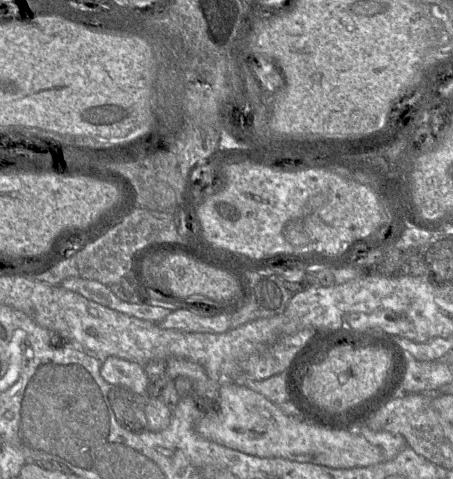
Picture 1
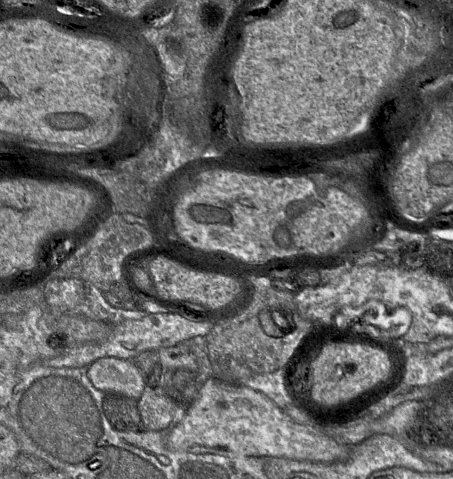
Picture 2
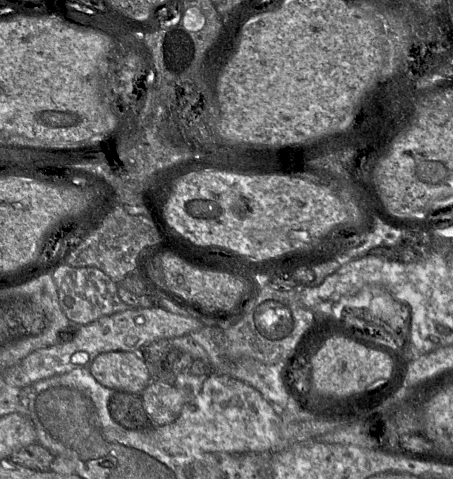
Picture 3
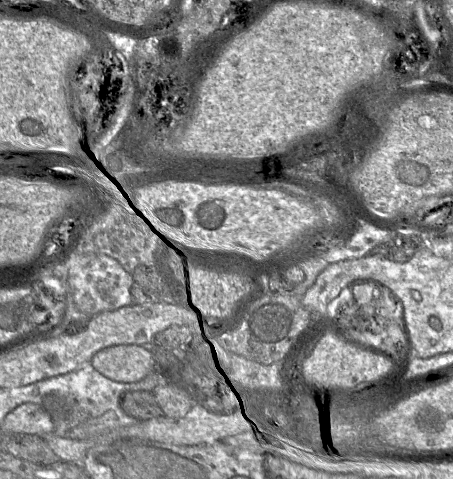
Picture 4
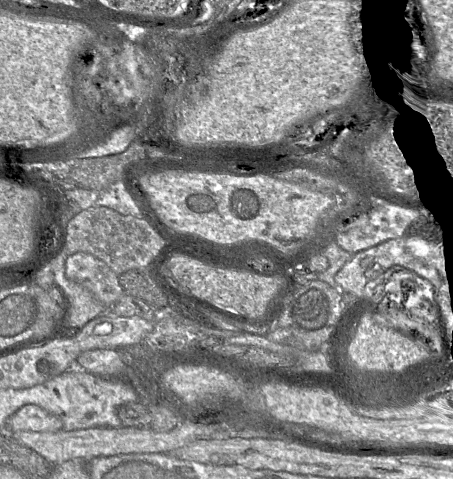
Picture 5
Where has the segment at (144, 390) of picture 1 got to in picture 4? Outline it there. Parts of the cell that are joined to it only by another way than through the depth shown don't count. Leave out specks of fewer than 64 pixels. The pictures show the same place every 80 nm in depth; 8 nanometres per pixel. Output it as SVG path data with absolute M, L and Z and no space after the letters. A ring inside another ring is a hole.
M121 345L97 351L87 361L93 372L113 383L136 383L151 374L153 355L139 345Z

